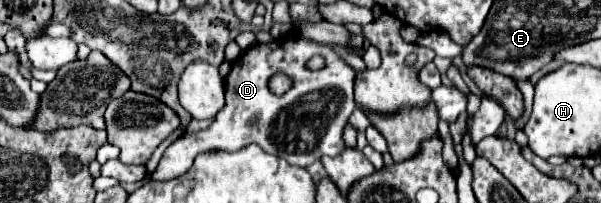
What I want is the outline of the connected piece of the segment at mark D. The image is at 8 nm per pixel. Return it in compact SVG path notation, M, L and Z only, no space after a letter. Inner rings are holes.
M292 29L288 35L284 35L280 39L272 39L270 43L252 45L250 49L246 49L232 63L228 75L224 77L226 107L222 109L222 113L218 113L218 117L214 119L214 123L208 129L176 139L164 151L156 171L152 173L152 179L168 181L168 179L180 177L182 173L186 173L190 169L194 157L200 155L200 153L206 153L206 151L238 151L238 149L242 149L242 147L246 147L250 143L260 145L266 153L282 157L290 165L296 165L296 167L308 167L314 161L322 159L322 155L328 155L328 157L340 155L342 149L344 149L344 139L342 139L344 127L348 123L348 117L356 109L356 105L354 105L354 81L356 81L356 75L358 75L358 71L354 67L350 67L340 55L336 55L328 47L322 47L318 41L314 41L310 37L304 37L298 29ZM314 55L322 55L326 59L326 69L308 71L304 67L304 63ZM276 73L284 73L286 77L292 79L292 87L284 95L274 95L270 91L270 87L268 87L270 77L276 75Z

